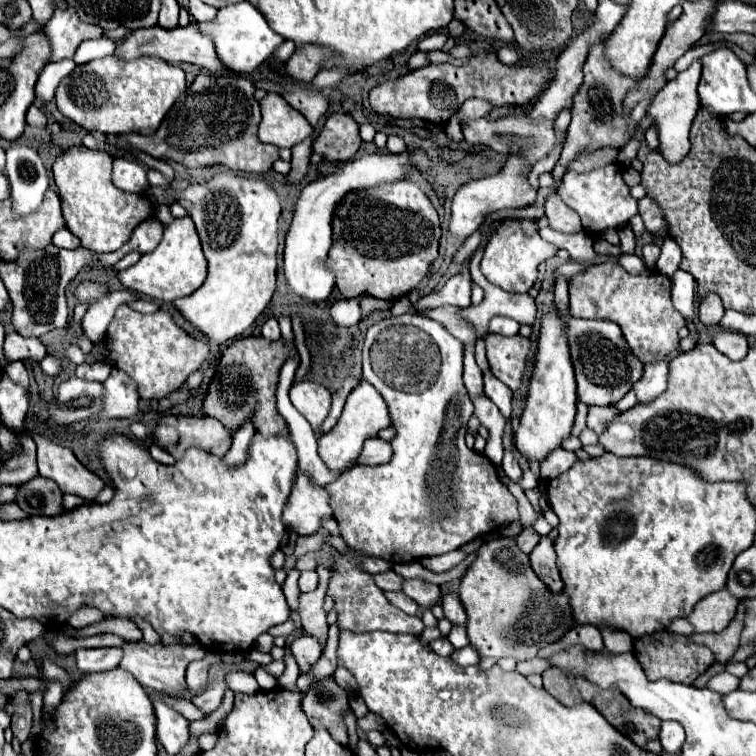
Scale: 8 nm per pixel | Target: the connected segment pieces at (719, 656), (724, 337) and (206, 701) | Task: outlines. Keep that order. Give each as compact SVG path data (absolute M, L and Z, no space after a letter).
M746 599L739 601L736 617L732 619L732 623L730 623L722 633L702 633L702 635L694 633L694 635L690 635L690 641L708 647L708 649L714 653L716 663L722 663L722 665L724 665L726 661L730 661L732 655L736 653L738 645L740 645L738 639L740 639L742 625L744 625L742 621L745 619L744 601L746 601Z
M722 329L716 337L714 337L714 347L718 351L722 351L726 357L730 357L732 361L740 361L742 357L746 357L748 353L748 341L742 333L736 333L736 331L728 331L728 329Z
M226 681L214 683L214 685L210 685L206 691L202 691L200 695L196 695L196 697L192 699L192 703L194 703L198 709L202 709L204 713L212 713L214 709L220 707L226 691L228 691Z

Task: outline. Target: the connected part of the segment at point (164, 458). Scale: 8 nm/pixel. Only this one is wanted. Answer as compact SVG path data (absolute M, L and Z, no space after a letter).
M152 443L152 445L150 445L150 453L154 455L154 459L156 459L158 463L164 463L164 465L172 465L172 463L174 463L174 457L172 457L164 447L160 447L158 443Z

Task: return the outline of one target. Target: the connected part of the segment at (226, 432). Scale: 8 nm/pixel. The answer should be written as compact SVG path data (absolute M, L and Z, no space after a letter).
M170 417L180 429L180 441L174 445L174 457L180 459L186 449L202 447L214 455L226 455L232 447L232 431L214 417Z

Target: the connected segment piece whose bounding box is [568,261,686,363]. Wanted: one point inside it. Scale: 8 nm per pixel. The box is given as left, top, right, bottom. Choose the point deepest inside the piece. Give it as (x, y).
(641, 305)

